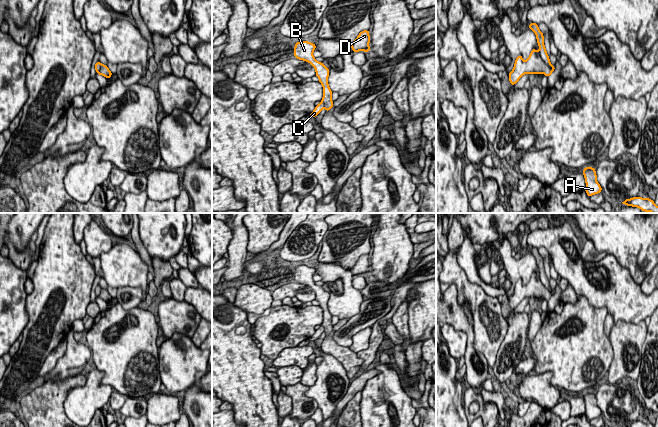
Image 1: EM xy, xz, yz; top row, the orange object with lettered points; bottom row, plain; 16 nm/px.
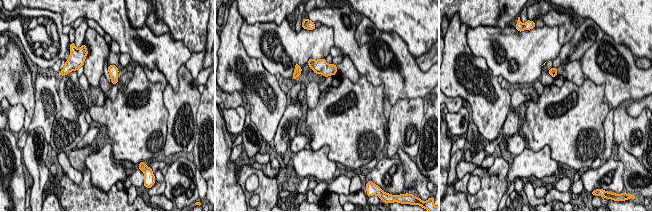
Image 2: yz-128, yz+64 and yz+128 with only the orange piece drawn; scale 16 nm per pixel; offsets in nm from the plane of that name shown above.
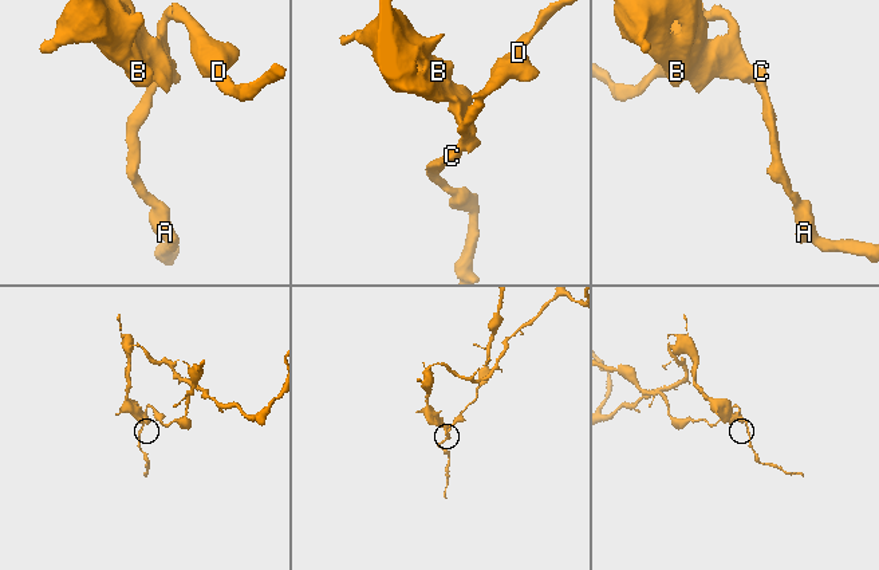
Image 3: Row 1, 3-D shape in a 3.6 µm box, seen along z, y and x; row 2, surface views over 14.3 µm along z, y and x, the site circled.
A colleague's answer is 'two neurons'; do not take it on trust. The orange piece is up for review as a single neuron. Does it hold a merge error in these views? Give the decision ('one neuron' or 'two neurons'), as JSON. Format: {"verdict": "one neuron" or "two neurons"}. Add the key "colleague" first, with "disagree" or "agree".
{"colleague": "agree", "verdict": "two neurons"}

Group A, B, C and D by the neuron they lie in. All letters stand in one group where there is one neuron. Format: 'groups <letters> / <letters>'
groups A C D / B

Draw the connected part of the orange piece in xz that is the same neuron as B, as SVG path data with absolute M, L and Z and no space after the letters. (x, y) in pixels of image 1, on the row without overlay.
M299 265L295 268L294 280L299 284L309 286L315 292L316 300L319 302L319 306L323 310L323 322L321 325L324 327L324 331L327 336L333 331L333 325L331 323L332 315L328 309L328 300L330 294L325 291L322 286L315 284L313 280L313 275L315 272L316 269L311 266Z

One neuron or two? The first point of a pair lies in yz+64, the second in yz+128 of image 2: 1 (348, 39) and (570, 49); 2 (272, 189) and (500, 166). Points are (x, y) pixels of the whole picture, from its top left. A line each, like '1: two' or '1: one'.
1: two
2: one

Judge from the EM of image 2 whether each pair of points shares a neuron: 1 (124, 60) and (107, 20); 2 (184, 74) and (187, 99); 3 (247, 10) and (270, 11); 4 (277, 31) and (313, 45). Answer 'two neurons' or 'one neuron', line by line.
1: two neurons
2: one neuron
3: one neuron
4: one neuron

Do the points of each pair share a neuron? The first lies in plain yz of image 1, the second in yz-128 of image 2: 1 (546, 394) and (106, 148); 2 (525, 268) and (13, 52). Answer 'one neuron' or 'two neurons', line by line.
1: one neuron
2: two neurons

